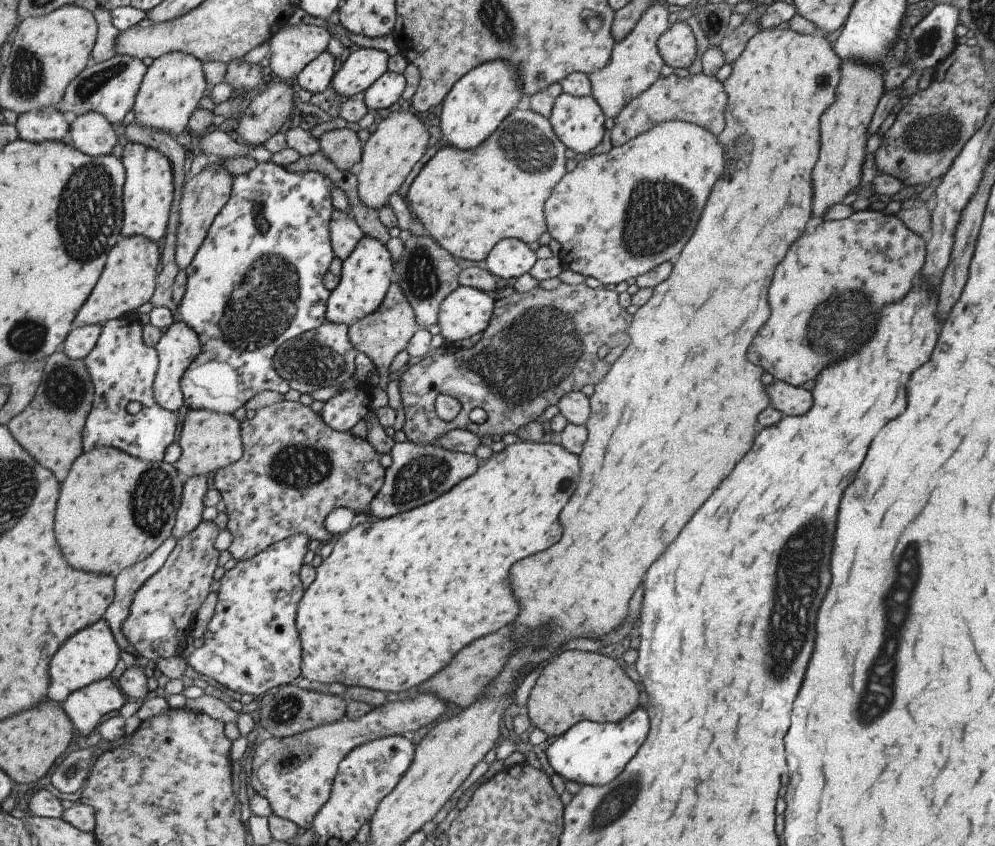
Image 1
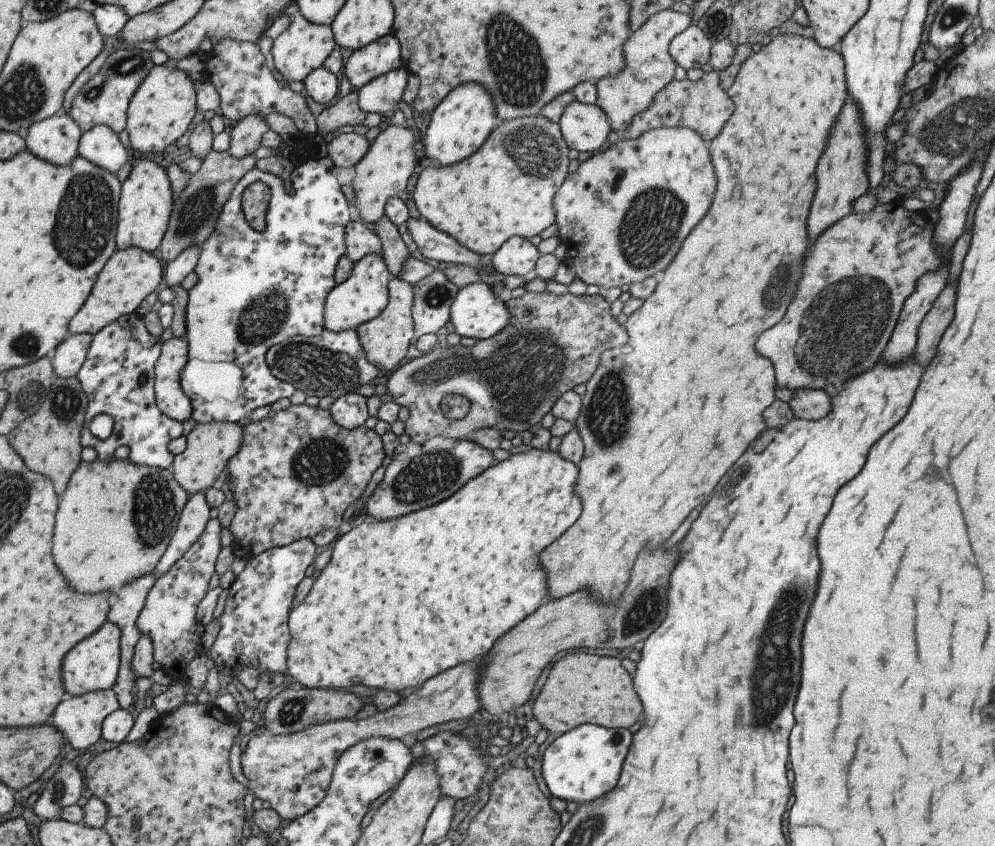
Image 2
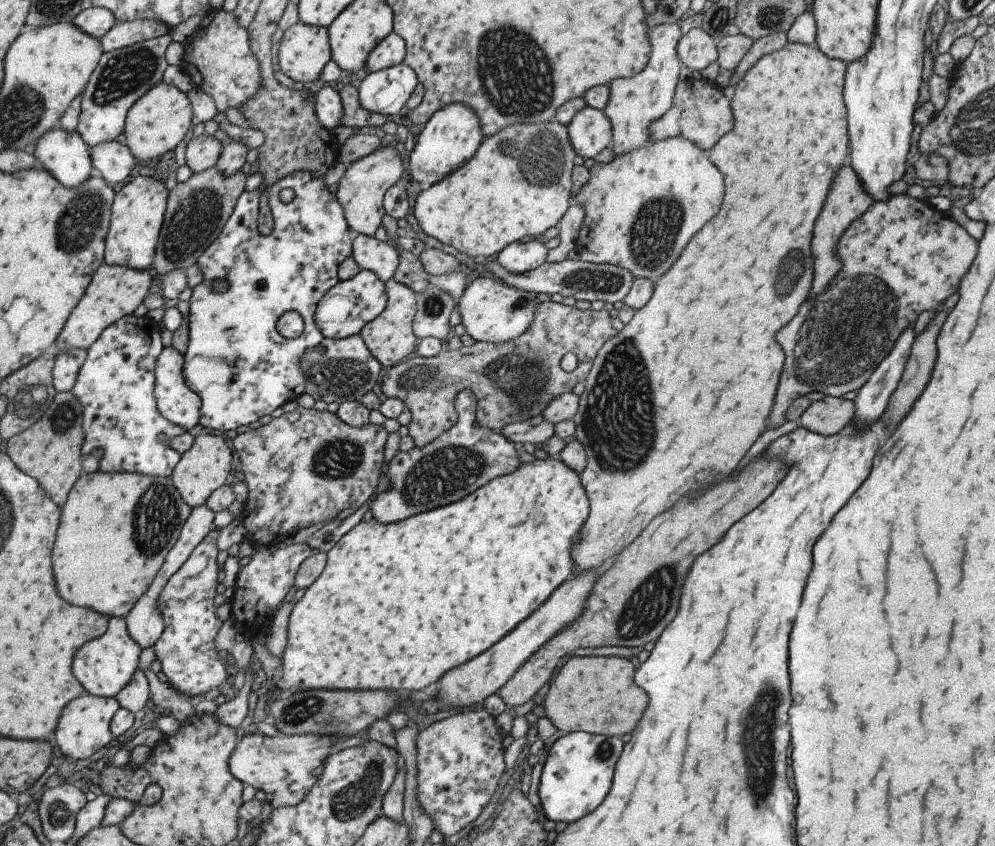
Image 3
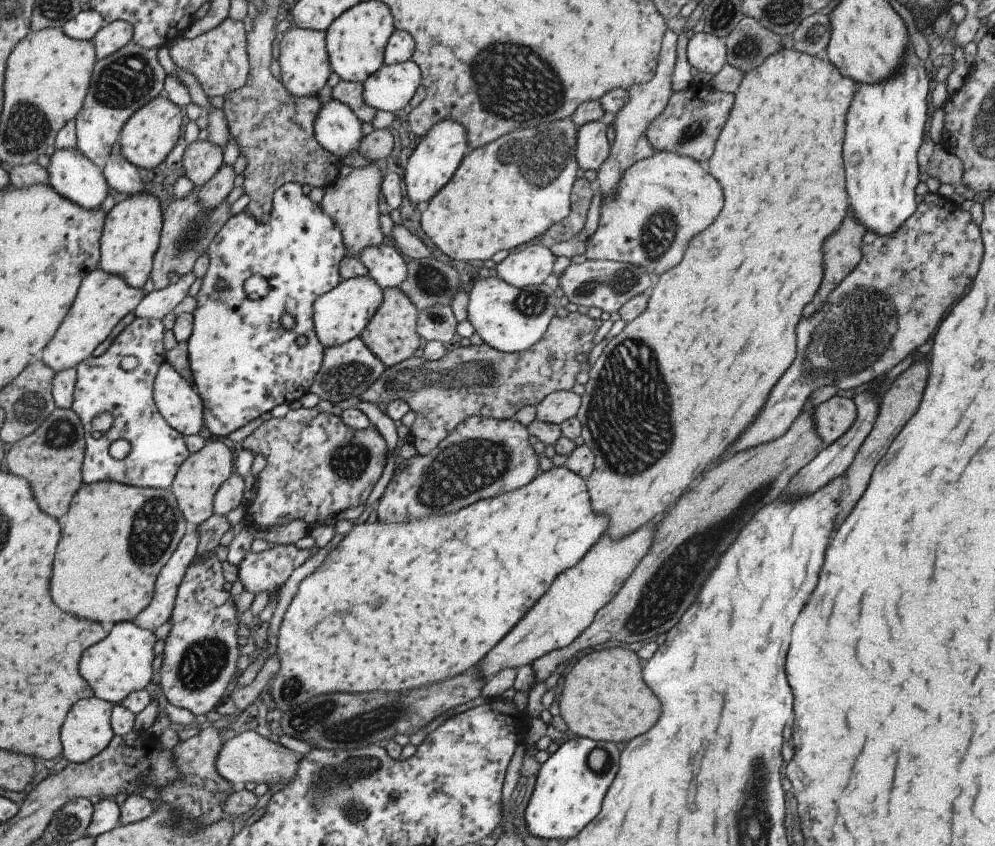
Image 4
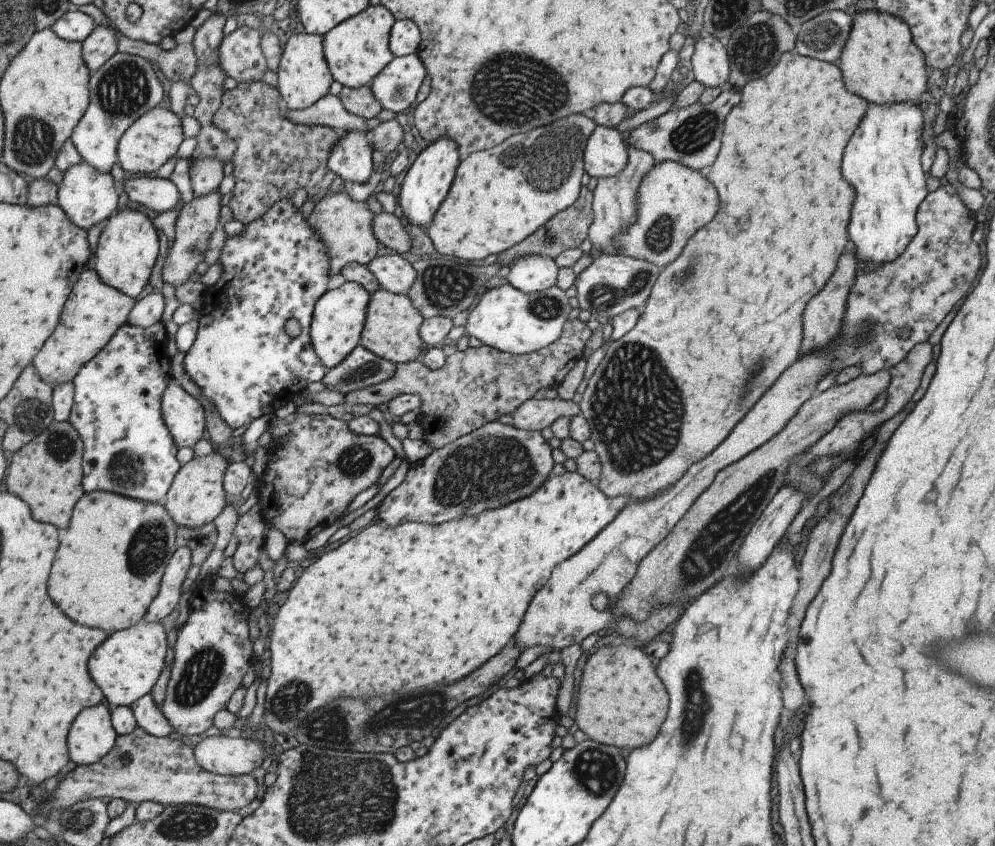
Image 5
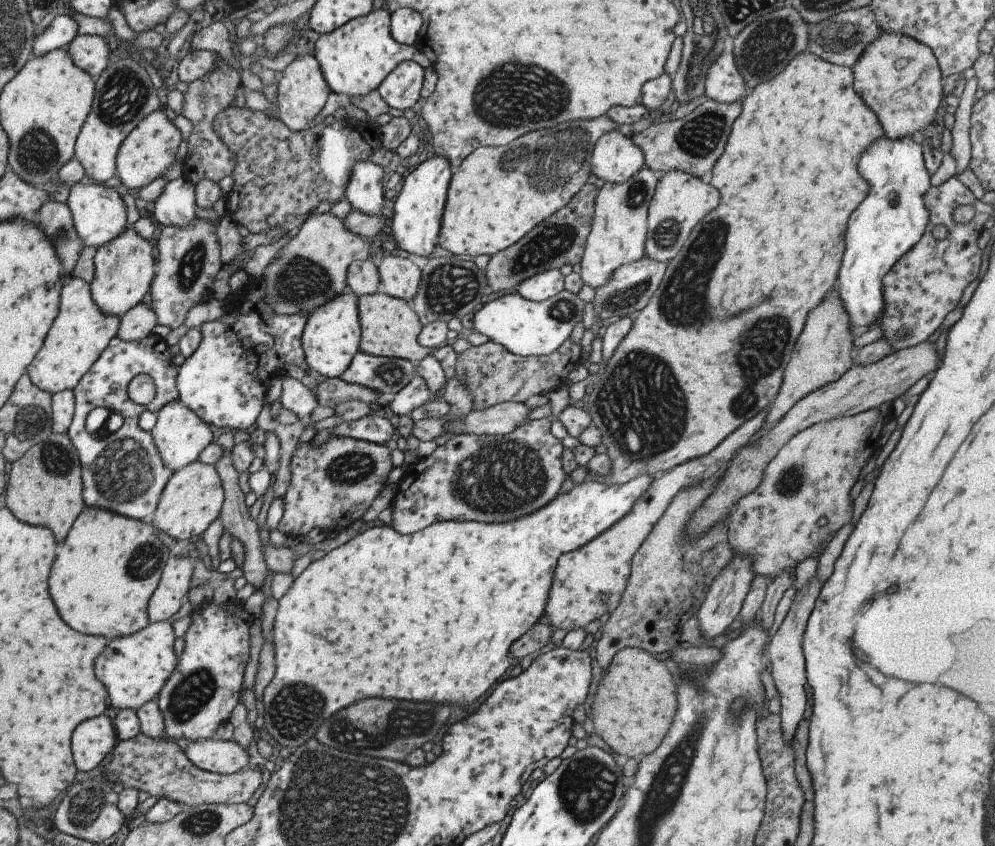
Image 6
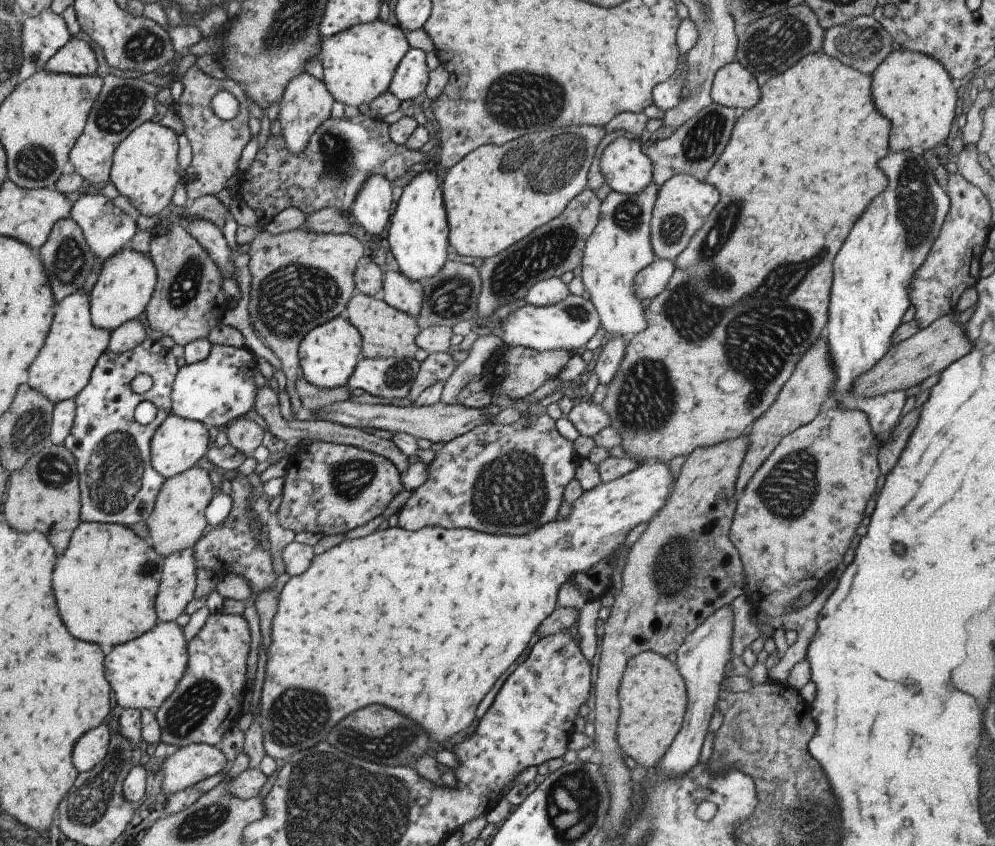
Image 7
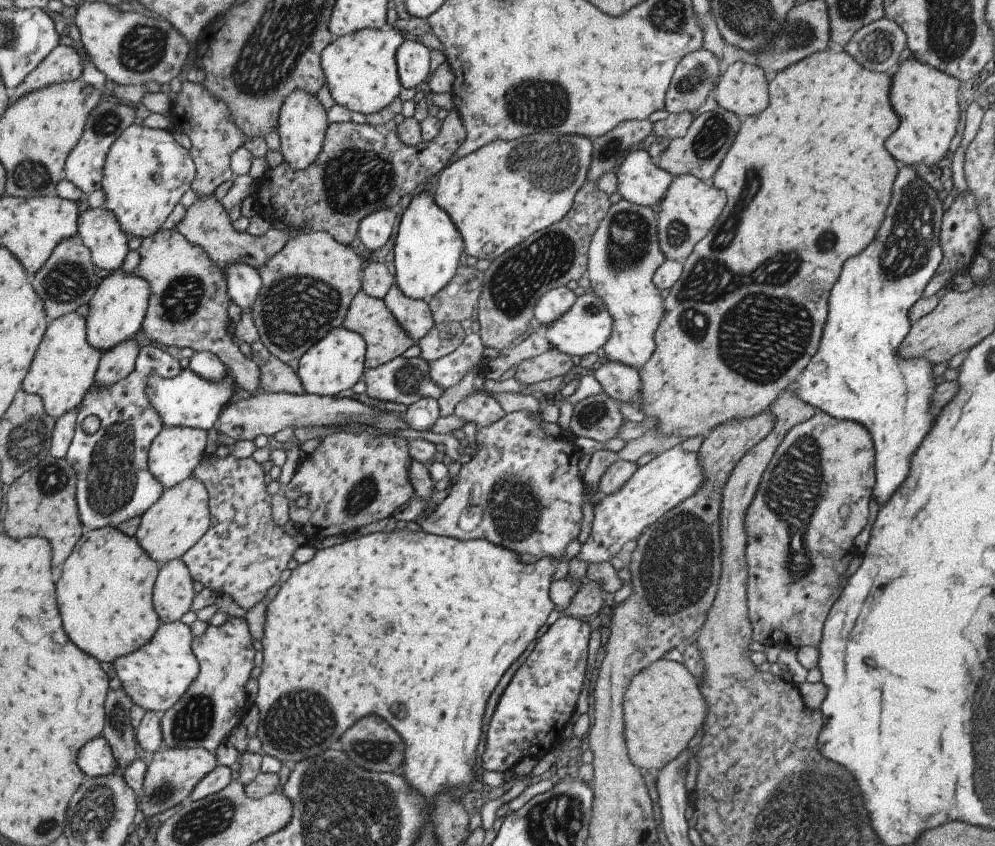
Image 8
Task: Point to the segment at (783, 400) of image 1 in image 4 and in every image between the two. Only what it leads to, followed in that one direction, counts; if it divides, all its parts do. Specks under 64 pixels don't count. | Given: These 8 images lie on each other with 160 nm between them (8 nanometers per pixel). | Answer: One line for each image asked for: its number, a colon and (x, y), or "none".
2: (805, 403)
3: (826, 416)
4: (831, 418)

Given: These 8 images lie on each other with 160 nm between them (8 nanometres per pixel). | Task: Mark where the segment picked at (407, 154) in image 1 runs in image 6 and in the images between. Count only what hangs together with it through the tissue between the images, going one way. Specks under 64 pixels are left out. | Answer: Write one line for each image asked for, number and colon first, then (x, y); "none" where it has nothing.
2: (382, 173)
3: (362, 186)
4: (351, 202)
5: (345, 226)
6: (311, 268)

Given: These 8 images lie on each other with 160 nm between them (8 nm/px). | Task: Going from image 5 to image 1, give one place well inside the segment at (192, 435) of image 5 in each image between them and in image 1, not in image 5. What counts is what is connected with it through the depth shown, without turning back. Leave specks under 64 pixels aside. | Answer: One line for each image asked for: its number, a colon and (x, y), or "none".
1: (176, 348)
2: (169, 397)
3: (175, 402)
4: (177, 402)

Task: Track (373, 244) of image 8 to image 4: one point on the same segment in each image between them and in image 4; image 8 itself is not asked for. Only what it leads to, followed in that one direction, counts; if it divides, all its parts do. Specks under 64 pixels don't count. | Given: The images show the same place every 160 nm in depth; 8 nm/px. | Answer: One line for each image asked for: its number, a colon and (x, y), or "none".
4: (337, 130)
5: (349, 157)
6: (364, 190)
7: (371, 210)

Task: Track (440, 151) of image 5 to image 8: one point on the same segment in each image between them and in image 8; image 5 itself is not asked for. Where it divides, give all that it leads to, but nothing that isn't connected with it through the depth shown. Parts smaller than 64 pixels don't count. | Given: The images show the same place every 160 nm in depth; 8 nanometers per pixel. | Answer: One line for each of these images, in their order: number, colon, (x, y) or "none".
6: (417, 211)
7: (417, 234)
8: (426, 248)

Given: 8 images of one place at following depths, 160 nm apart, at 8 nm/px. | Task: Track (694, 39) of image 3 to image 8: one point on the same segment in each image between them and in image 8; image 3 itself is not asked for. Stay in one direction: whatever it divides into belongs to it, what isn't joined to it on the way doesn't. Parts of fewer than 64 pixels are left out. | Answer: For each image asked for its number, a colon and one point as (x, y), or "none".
4: (706, 53)
5: (710, 67)
6: (722, 83)
7: (732, 86)
8: (741, 88)

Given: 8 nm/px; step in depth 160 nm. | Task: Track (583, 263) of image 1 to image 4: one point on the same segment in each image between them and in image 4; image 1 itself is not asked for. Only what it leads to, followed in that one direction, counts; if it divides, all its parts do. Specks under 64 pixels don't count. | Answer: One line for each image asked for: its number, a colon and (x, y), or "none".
2: (622, 214)
3: (640, 208)
4: (659, 204)

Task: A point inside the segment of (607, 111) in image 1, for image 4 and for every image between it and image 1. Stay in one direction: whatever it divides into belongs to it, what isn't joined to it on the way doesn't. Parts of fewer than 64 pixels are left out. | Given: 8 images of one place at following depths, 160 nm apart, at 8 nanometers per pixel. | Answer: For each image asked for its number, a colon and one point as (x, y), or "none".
2: (647, 67)
3: (633, 102)
4: (647, 100)

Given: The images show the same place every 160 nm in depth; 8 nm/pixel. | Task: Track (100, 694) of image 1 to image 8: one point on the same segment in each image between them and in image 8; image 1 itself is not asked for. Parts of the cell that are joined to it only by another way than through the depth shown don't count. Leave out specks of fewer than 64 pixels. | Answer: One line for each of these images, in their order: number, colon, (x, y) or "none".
2: (79, 718)
3: (83, 727)
4: (86, 732)
5: (90, 736)
6: (91, 740)
7: (89, 750)
8: (95, 758)

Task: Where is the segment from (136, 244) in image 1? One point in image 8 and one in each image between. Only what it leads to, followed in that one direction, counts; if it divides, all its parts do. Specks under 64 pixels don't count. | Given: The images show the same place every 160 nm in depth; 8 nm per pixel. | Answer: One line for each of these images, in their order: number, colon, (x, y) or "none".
2: (129, 274)
3: (114, 291)
4: (102, 300)
5: (93, 311)
6: (80, 331)
7: (61, 369)
8: (62, 369)

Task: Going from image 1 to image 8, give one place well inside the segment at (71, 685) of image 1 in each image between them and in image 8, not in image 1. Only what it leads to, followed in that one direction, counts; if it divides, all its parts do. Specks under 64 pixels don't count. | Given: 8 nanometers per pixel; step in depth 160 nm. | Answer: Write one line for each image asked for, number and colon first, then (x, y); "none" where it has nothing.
2: (92, 665)
3: (103, 665)
4: (120, 664)
5: (125, 666)
6: (132, 668)
7: (142, 673)
8: (153, 676)

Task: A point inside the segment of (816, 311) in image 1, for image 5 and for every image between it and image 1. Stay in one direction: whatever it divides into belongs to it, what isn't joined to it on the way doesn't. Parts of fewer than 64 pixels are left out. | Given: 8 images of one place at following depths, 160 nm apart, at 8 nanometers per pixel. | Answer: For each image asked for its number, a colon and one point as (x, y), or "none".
2: (854, 280)
3: (901, 256)
4: (904, 282)
5: (915, 290)

